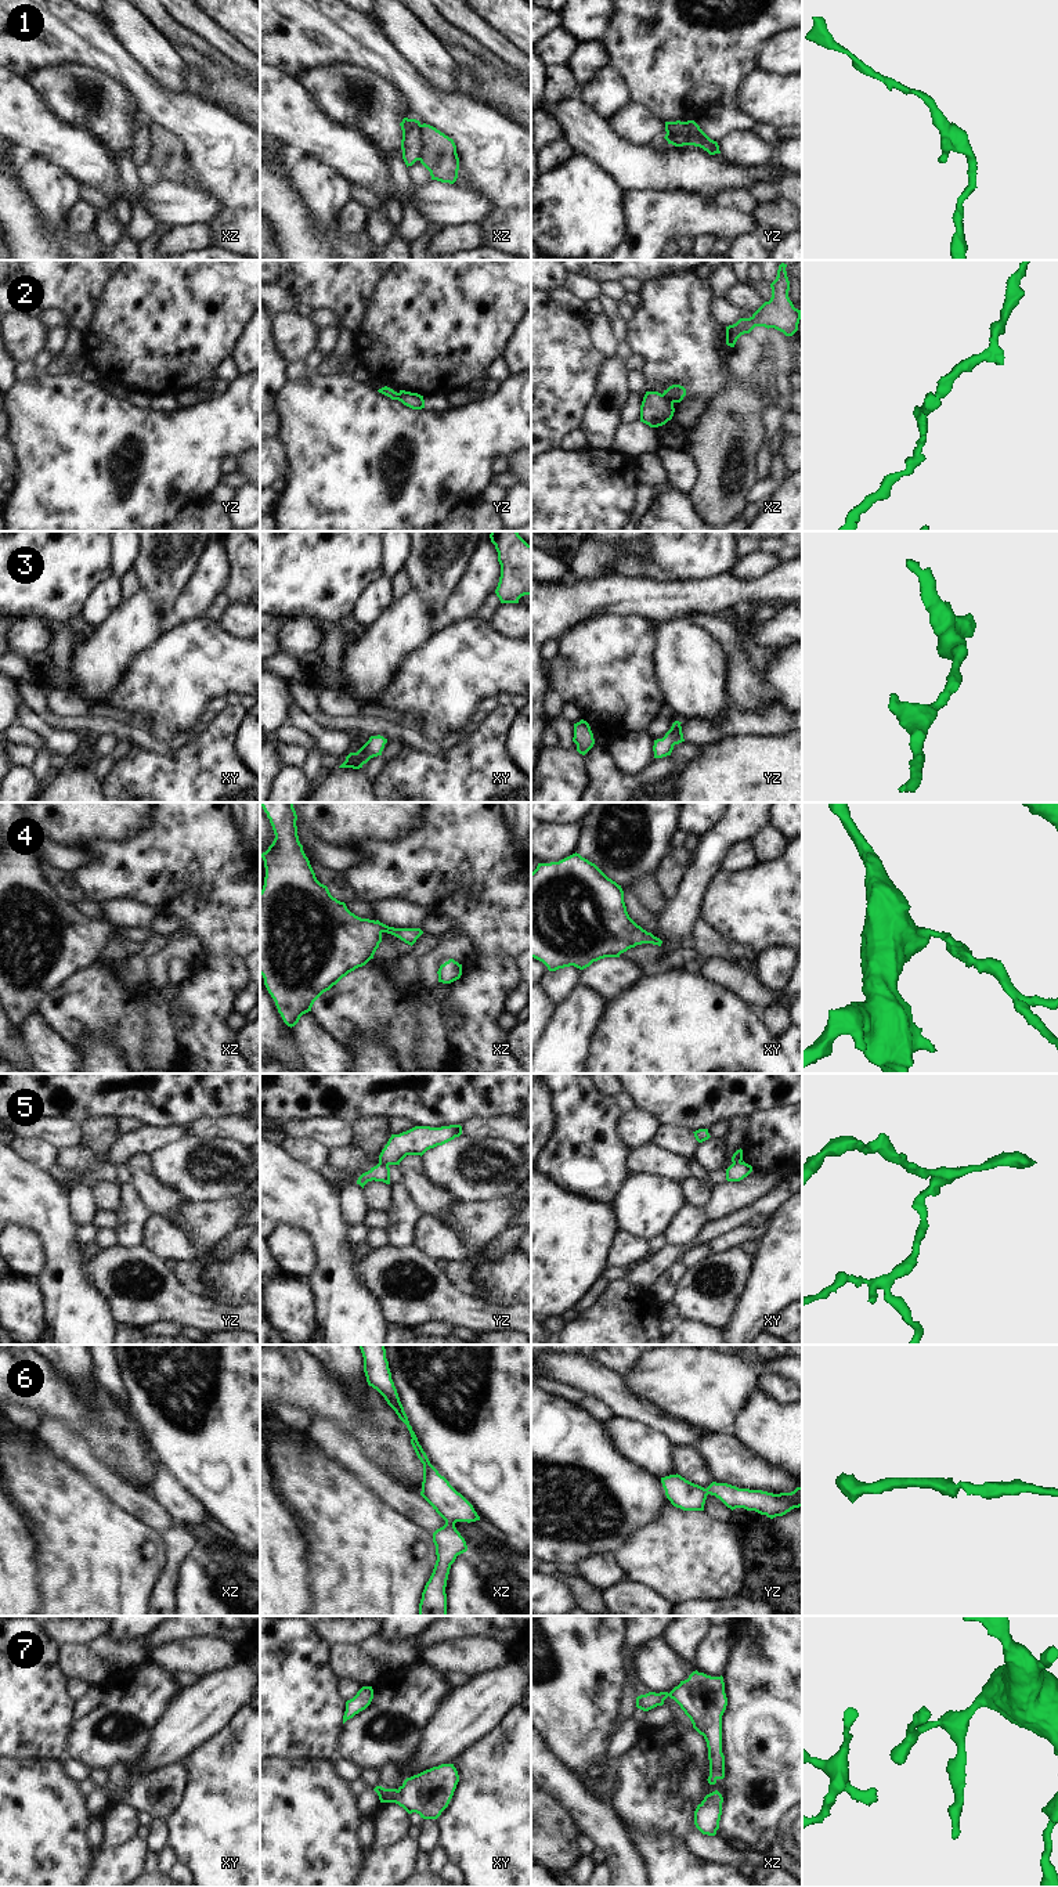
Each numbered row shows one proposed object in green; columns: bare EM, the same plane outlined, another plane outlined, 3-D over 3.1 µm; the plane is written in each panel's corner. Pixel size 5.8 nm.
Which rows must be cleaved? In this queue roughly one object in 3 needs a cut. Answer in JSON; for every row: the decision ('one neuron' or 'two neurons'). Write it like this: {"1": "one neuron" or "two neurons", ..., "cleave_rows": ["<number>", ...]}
{"1": "two neurons", "2": "two neurons", "3": "one neuron", "4": "one neuron", "5": "two neurons", "6": "one neuron", "7": "one neuron", "cleave_rows": ["1", "2", "5"]}

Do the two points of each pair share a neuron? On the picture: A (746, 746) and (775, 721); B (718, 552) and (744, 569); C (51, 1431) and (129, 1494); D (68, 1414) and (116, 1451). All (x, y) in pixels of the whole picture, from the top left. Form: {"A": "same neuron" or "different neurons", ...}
{"A": "different neurons", "B": "different neurons", "C": "same neuron", "D": "same neuron"}

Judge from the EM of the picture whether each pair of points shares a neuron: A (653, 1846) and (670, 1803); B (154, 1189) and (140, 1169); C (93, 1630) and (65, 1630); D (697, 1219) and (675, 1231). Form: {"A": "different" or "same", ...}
{"A": "different", "B": "same", "C": "same", "D": "same"}

